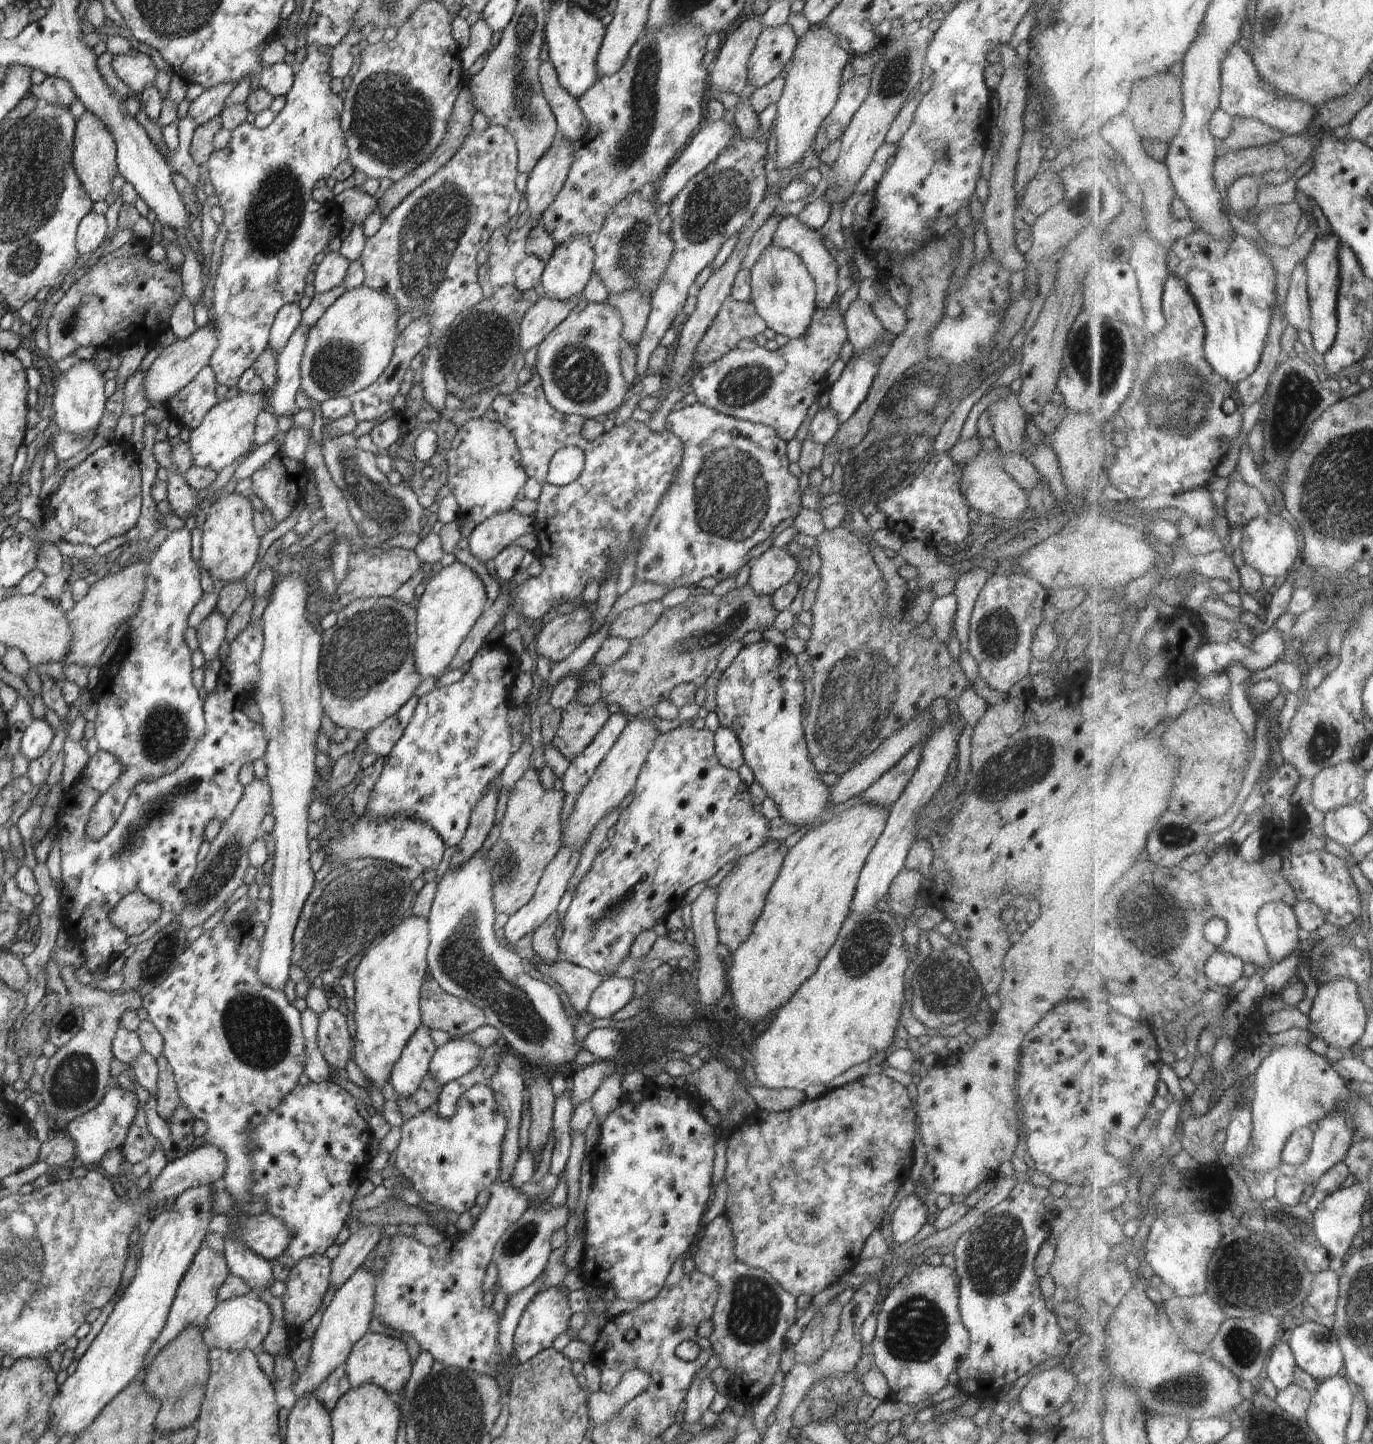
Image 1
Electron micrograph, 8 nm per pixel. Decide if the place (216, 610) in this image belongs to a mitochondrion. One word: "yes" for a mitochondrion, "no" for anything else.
no

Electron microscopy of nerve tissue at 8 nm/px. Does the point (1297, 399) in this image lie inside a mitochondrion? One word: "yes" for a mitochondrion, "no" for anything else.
yes

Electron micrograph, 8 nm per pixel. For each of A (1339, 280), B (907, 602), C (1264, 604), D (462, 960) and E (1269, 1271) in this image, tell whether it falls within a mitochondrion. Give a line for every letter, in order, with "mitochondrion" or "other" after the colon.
A: other
B: other
C: other
D: mitochondrion
E: mitochondrion

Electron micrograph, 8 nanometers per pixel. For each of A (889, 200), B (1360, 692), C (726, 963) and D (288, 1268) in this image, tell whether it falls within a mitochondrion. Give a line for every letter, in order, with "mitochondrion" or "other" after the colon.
A: other
B: other
C: other
D: other

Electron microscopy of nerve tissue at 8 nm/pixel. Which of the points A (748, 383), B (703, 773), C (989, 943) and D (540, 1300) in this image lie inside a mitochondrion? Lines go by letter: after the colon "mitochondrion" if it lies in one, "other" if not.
A: mitochondrion
B: other
C: other
D: other

